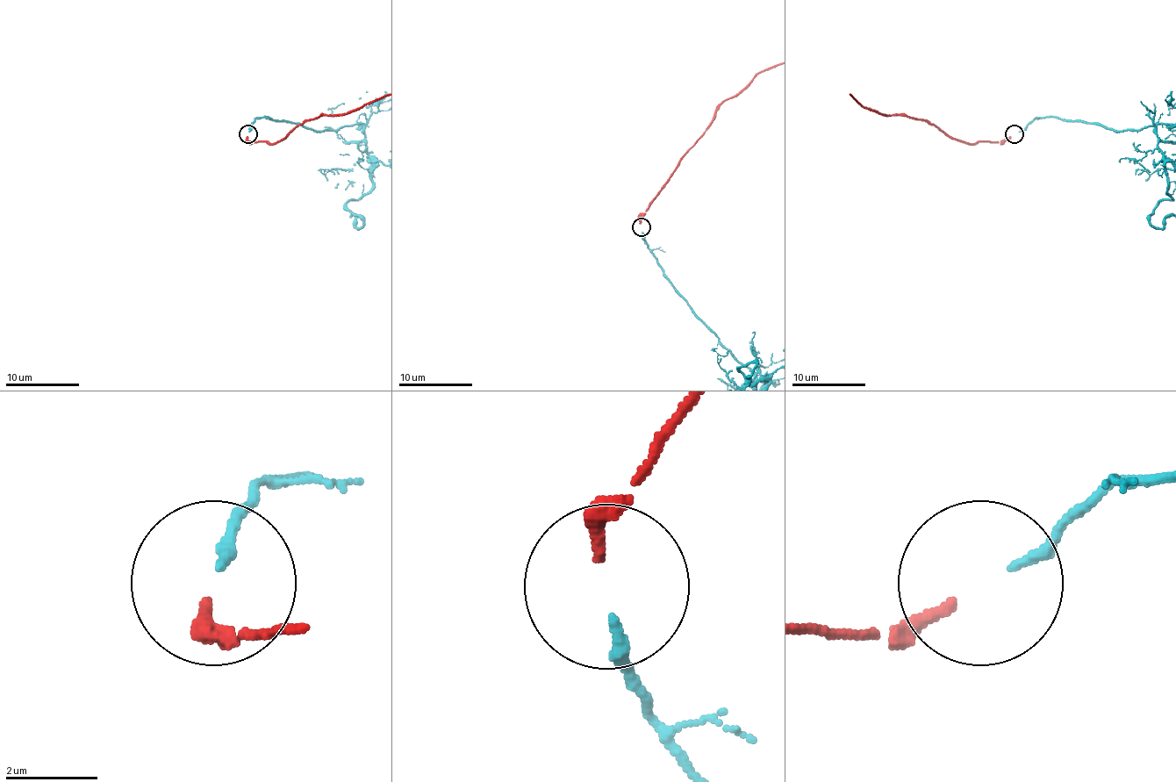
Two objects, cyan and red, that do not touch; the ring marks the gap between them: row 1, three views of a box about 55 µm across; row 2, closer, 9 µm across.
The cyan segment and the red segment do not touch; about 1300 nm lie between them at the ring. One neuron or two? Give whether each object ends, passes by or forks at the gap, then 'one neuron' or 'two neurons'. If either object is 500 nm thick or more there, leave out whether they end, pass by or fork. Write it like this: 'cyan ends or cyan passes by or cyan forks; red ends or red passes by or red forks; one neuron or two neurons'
cyan ends; red ends; one neuron

